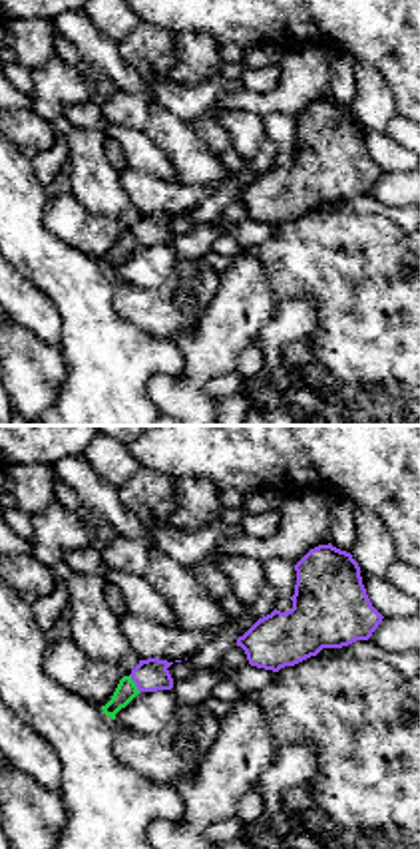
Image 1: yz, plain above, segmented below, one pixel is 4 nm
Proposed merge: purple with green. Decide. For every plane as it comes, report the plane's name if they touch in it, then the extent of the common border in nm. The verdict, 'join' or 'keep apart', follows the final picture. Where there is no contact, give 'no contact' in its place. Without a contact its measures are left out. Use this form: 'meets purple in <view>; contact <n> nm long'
meets purple in yz; contact 80 nm long

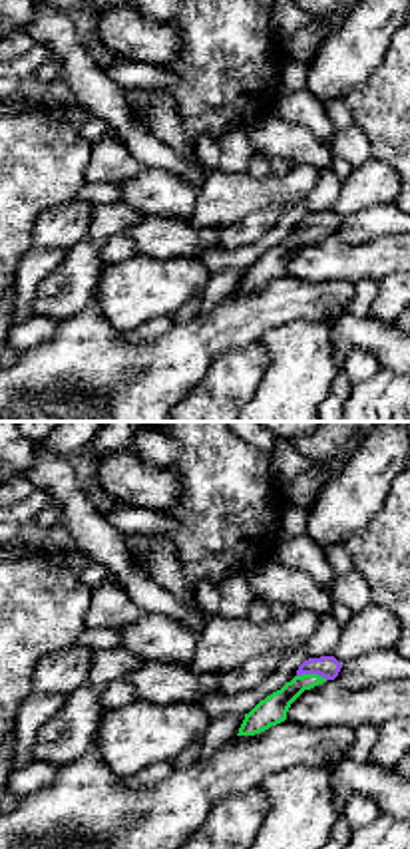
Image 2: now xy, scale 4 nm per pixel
meets purple in xy; contact 130 nm long

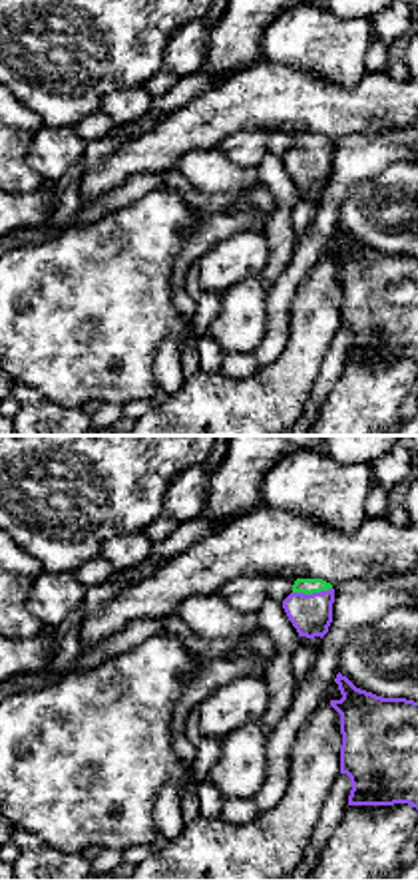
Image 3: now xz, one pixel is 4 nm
meets purple in xz; contact 160 nm long

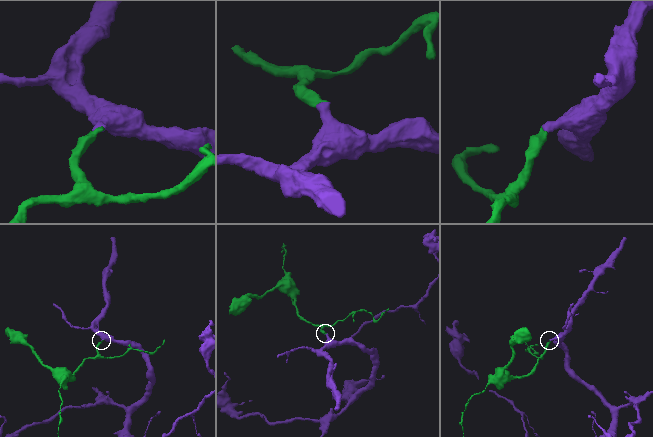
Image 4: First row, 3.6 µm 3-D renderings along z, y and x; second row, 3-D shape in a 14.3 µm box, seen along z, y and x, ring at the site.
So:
join

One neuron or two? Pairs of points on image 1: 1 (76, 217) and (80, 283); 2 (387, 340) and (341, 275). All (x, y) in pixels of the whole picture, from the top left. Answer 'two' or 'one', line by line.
1: two
2: one

